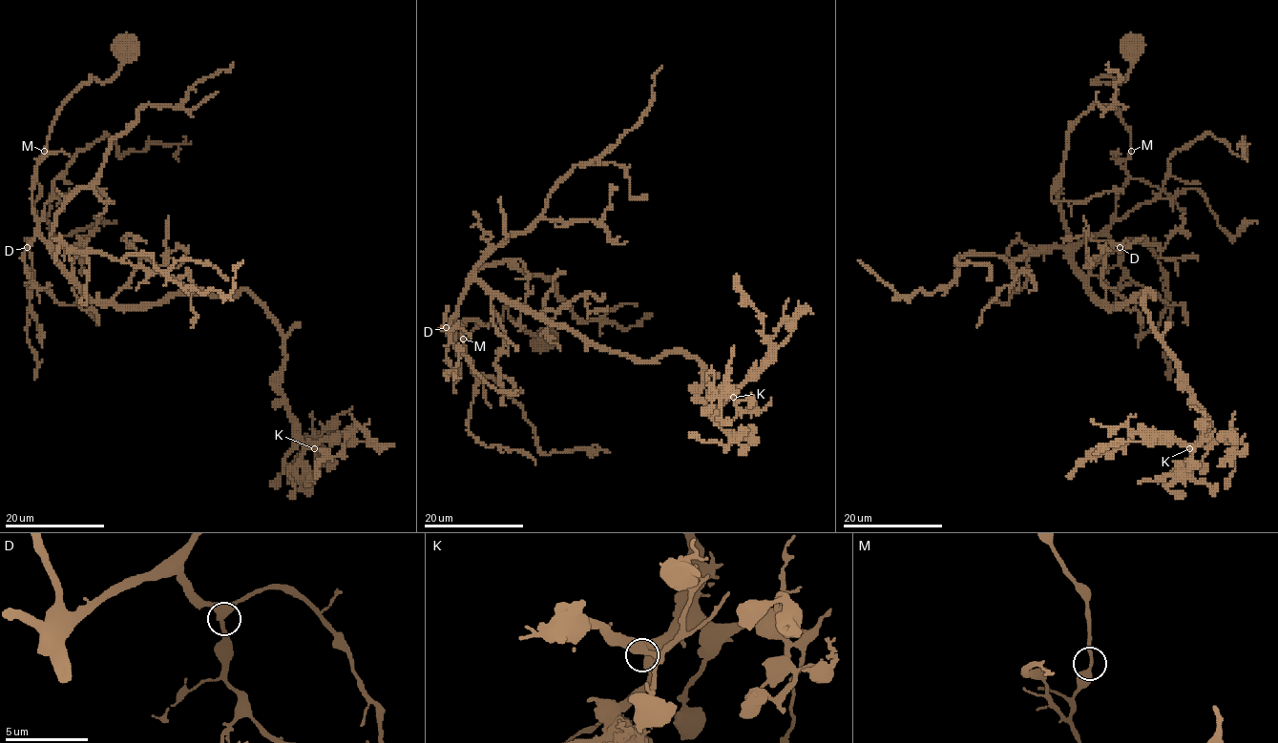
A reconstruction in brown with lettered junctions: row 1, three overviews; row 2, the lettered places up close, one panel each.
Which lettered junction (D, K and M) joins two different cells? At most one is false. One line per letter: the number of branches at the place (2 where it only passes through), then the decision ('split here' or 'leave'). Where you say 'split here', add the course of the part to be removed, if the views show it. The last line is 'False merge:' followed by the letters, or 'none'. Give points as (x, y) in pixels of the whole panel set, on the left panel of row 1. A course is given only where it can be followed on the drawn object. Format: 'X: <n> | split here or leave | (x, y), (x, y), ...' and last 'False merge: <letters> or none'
D: 2 | leave
K: 2 | leave
M: 2 | leave
False merge: none

